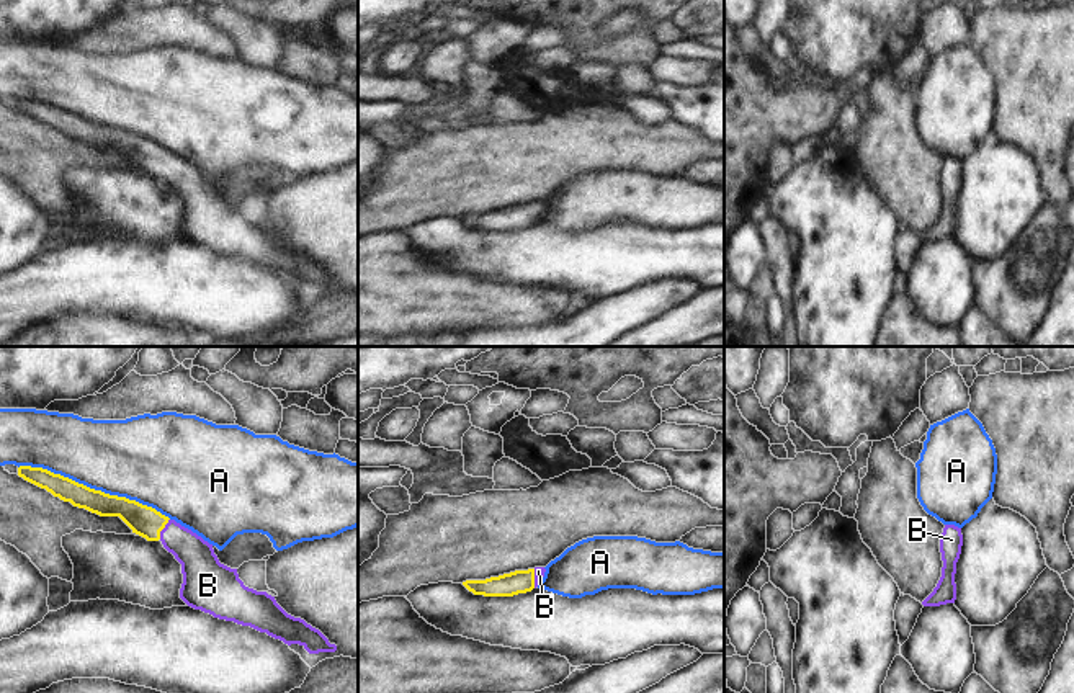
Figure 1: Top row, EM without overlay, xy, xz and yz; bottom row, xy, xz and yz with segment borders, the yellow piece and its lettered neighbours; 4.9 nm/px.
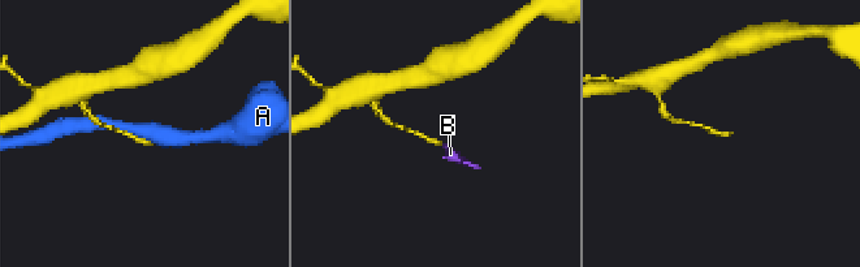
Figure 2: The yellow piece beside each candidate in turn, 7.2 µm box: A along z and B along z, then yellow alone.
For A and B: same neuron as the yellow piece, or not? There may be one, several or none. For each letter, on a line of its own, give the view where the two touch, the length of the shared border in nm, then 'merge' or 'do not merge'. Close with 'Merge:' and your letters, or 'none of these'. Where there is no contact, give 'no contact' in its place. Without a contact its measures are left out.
A: xy | 800 nm | do not merge
B: xy | 120 nm | merge
Merge: B

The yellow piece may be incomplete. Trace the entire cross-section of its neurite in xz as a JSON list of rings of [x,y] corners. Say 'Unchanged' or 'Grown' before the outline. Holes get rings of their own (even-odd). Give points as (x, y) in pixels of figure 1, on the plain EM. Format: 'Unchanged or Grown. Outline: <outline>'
Grown. Outline: [[[535,201],[528,204],[515,204],[486,214],[466,214],[463,219],[474,229],[484,230],[513,230],[531,226],[543,214],[546,203]]]

